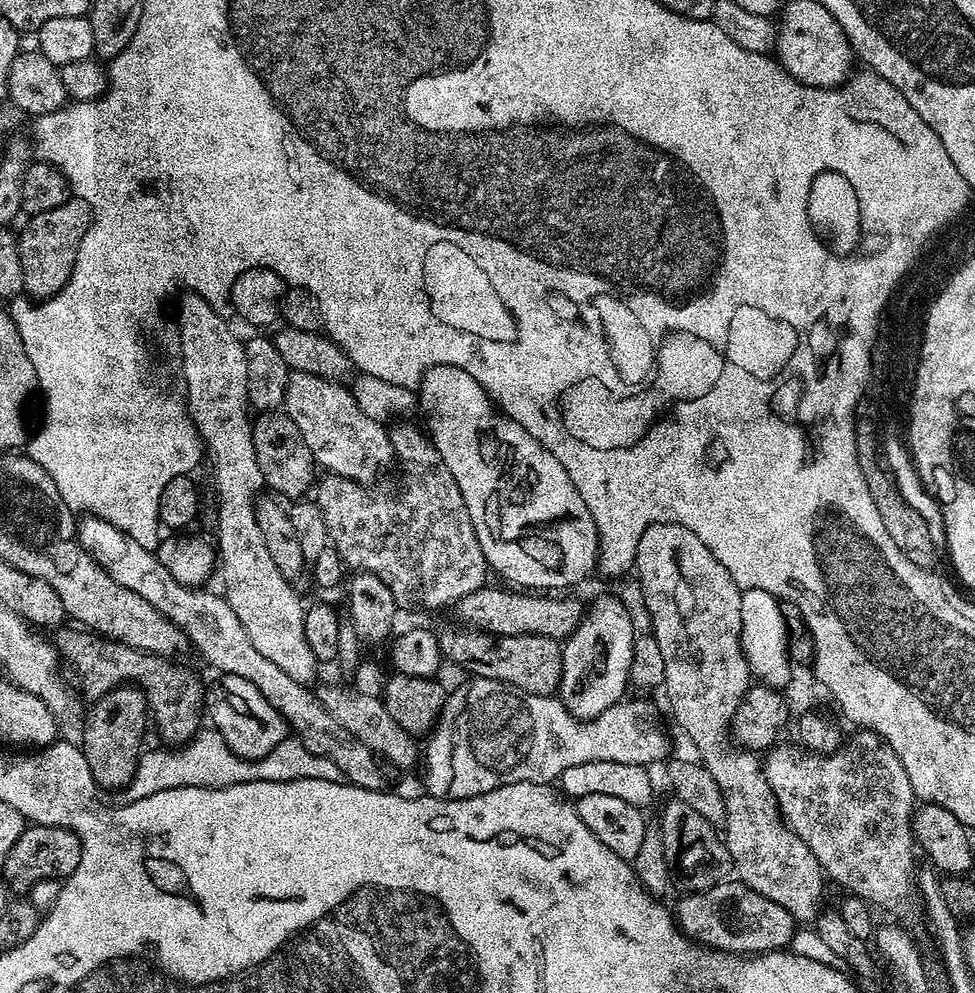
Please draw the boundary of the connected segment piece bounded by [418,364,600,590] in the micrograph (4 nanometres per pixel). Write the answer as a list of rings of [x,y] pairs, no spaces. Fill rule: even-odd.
[[[453,364],[429,366],[424,371],[424,376],[418,385],[418,408],[428,415],[427,435],[432,441],[432,445],[438,450],[446,470],[450,470],[450,474],[454,474],[454,482],[458,482],[458,490],[462,490],[464,505],[466,510],[470,510],[470,522],[474,522],[474,534],[478,538],[478,546],[482,546],[482,554],[486,558],[489,569],[495,575],[497,572],[498,575],[505,576],[509,580],[509,582],[507,581],[509,585],[519,586],[524,590],[568,590],[571,589],[568,588],[571,584],[580,584],[591,572],[597,571],[596,559],[600,556],[598,530],[596,523],[592,521],[590,510],[586,510],[586,502],[582,502],[582,494],[578,494],[578,490],[574,490],[574,482],[570,482],[570,474],[566,474],[562,462],[558,462],[558,458],[554,458],[554,454],[550,454],[550,450],[543,448],[521,424],[514,422],[505,412],[500,411],[486,389],[473,376],[466,374],[466,370]]]

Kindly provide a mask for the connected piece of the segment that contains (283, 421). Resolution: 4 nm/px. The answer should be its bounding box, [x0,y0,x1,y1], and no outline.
[252,411,316,500]

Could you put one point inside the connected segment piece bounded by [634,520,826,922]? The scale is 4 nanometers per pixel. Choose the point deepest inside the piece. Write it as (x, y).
(696, 610)

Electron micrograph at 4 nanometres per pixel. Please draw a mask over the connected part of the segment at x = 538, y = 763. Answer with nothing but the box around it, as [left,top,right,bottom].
[422,676,669,800]

